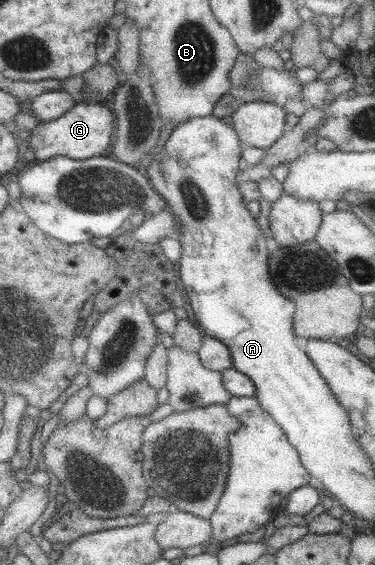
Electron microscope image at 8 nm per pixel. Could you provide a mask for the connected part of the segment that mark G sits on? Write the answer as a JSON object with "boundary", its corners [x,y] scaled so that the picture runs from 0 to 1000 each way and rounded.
{"boundary":[[[229,179],[197,184],[165,207],[131,216],[109,216],[91,228],[67,260],[80,260],[96,274],[96,287],[139,281],[168,274],[200,283],[227,283],[243,278],[285,273],[299,257],[299,239],[309,228],[309,205],[296,186]]]}

